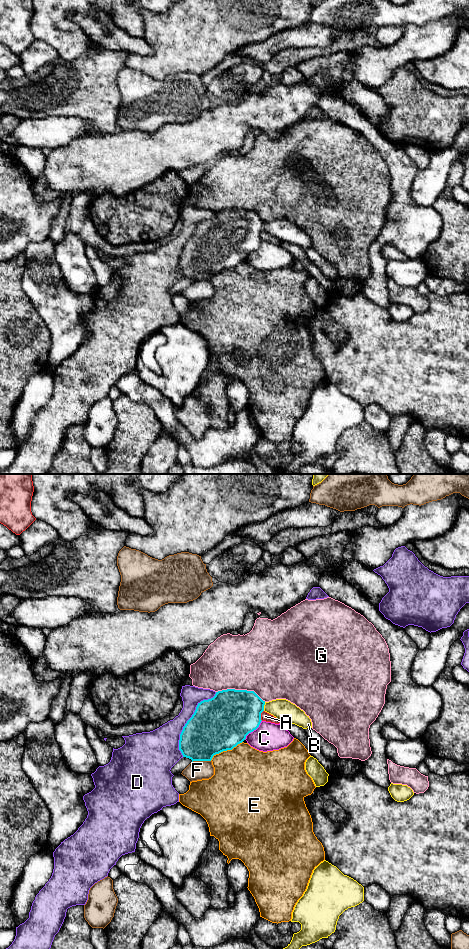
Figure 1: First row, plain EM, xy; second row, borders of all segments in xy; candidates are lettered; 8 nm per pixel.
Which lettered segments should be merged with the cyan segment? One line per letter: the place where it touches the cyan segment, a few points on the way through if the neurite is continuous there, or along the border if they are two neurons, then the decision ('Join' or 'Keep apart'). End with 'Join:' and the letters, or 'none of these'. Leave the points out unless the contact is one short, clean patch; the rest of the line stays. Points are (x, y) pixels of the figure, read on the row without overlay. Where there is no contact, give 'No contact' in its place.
A: Touches cyan at xy (260, 235). Keep apart
B: Touches cyan at xy (263, 226). Keep apart
C: Touches cyan at xy (253, 250). Keep apart
D: Touches cyan at xy (187, 241). Keep apart
E: Touches cyan at xy (225, 270). Keep apart
F: Touches cyan at xy (201, 280). Keep apart
G: Touches cyan at xy (241, 210). Keep apart
Join: none of these

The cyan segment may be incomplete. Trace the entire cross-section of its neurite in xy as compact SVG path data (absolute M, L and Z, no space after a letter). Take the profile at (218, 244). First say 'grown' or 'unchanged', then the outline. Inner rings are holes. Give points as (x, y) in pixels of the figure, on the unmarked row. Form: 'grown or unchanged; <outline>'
unchanged; M235 209L218 211L213 218L201 221L180 254L179 270L183 277L192 282L211 281L214 275L232 270L259 247L264 225L265 221L254 211Z

